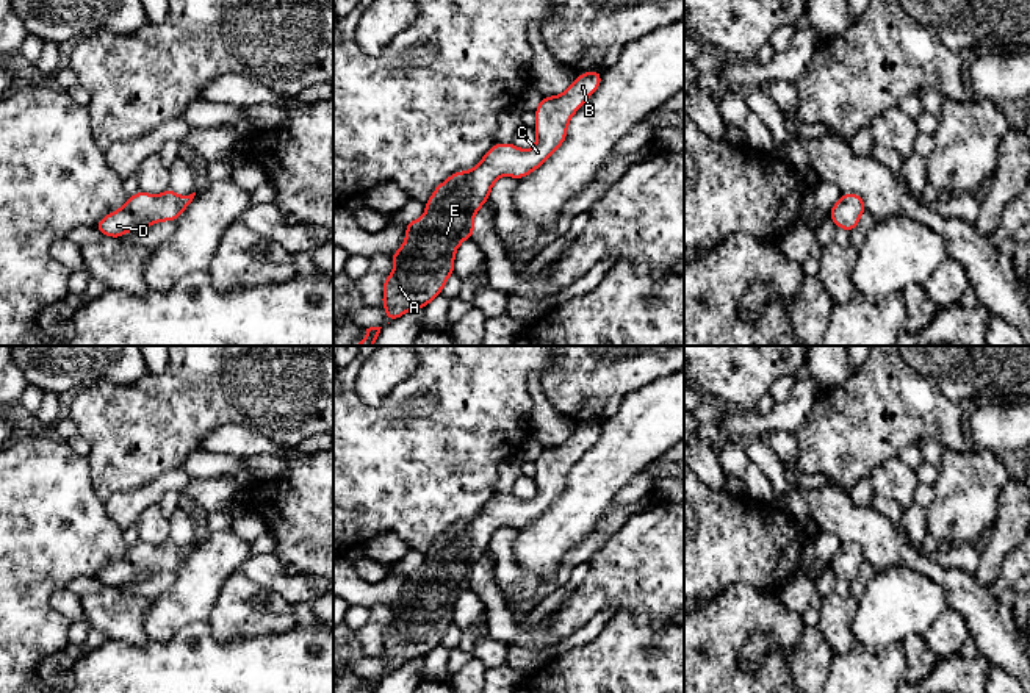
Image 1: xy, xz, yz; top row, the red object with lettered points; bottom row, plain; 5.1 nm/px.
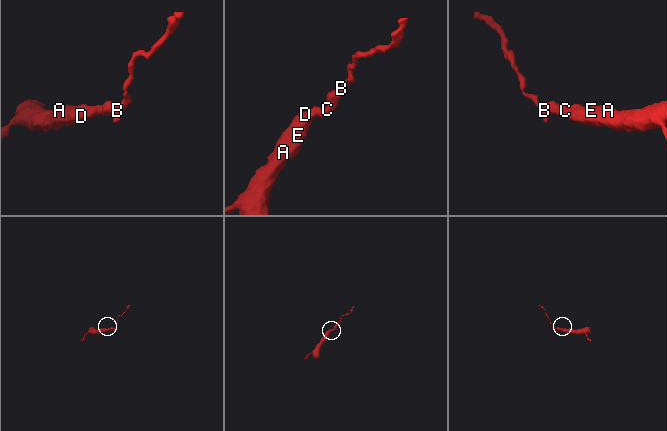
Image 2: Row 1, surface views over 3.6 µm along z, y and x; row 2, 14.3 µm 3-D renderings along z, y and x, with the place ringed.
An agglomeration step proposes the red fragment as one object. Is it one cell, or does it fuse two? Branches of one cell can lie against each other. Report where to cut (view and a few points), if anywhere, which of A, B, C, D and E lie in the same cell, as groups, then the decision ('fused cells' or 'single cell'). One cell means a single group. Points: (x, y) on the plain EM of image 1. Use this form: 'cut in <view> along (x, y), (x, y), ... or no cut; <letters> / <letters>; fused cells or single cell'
no cut; A B C D E; single cell

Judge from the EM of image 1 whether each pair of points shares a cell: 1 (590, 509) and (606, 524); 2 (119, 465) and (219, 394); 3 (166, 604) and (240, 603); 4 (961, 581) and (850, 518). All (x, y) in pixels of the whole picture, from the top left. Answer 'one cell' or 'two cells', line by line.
1: two cells
2: one cell
3: two cells
4: one cell

